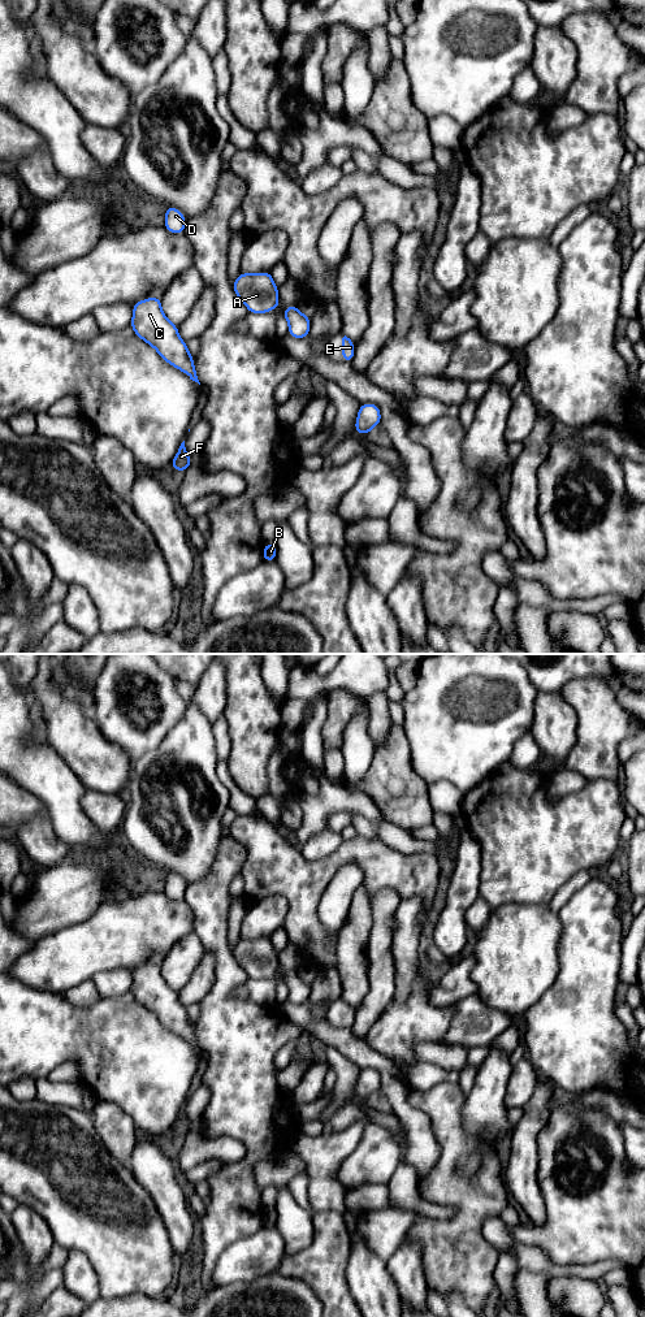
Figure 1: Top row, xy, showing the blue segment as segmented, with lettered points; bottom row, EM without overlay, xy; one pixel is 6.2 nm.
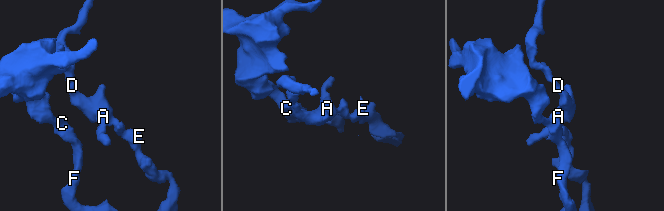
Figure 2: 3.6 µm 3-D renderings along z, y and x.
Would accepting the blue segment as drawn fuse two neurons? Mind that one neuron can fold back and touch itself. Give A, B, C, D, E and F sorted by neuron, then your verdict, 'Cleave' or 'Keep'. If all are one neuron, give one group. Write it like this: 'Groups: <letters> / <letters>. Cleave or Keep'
Groups: A B C D E F. Keep

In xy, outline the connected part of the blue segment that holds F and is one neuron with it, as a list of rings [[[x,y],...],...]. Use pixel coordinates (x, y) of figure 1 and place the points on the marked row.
[[[183,441],[181,443],[174,459],[170,463],[170,468],[185,473],[189,467],[191,467],[191,459],[185,447],[185,441]]]

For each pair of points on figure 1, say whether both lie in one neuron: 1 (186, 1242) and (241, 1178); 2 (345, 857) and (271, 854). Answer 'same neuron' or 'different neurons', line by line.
1: different neurons
2: same neuron

